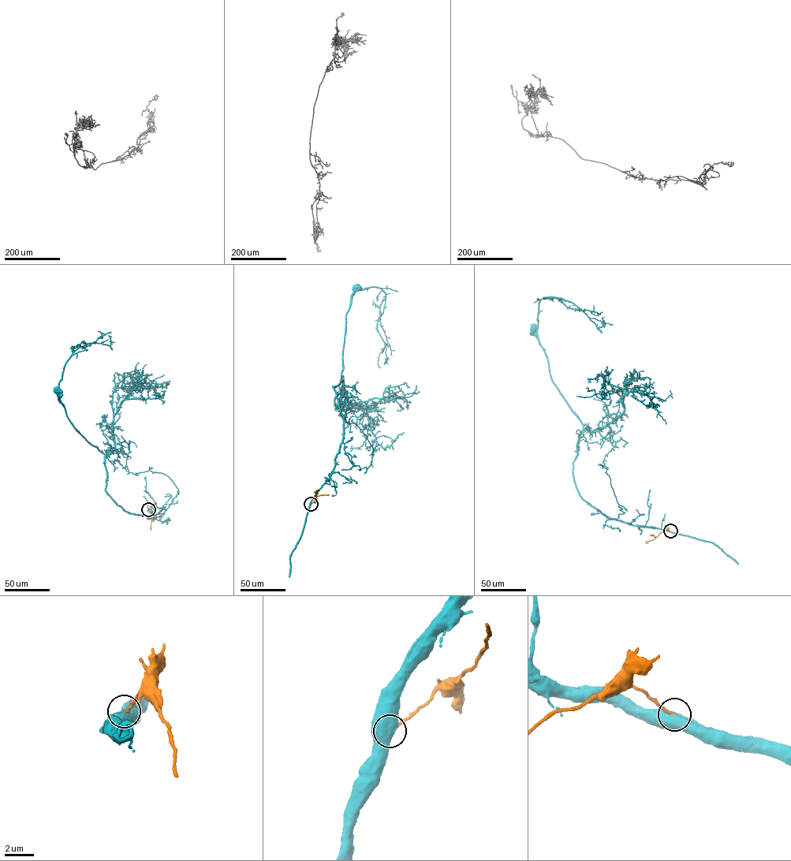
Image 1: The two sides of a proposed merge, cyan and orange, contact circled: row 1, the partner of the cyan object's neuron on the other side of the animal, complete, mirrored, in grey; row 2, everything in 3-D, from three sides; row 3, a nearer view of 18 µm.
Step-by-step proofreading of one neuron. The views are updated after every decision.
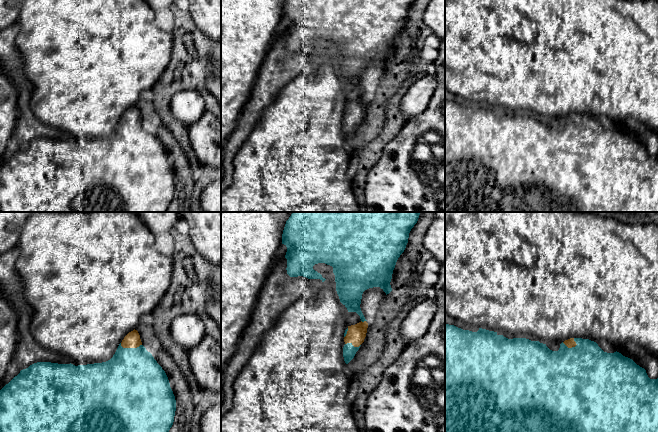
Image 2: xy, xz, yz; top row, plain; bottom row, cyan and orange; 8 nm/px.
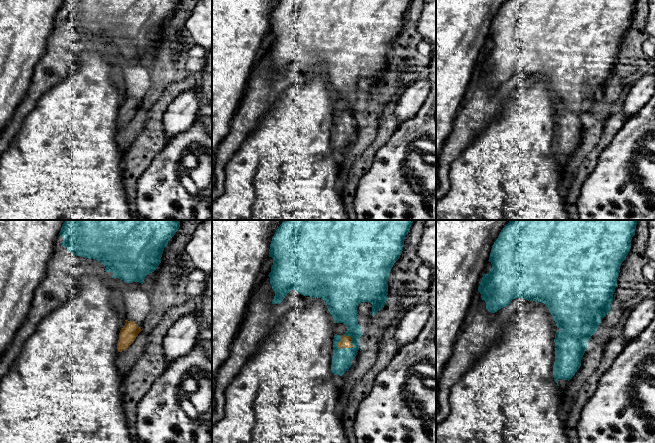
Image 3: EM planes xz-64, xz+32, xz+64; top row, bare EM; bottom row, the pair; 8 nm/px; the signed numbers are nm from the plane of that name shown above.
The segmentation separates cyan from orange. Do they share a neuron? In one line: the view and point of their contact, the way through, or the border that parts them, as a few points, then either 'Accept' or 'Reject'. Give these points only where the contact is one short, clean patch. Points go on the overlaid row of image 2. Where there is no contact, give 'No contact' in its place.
Touches cyan at xy (130, 348). Path across: xy (132, 379), (130, 348), (132, 340). Accept

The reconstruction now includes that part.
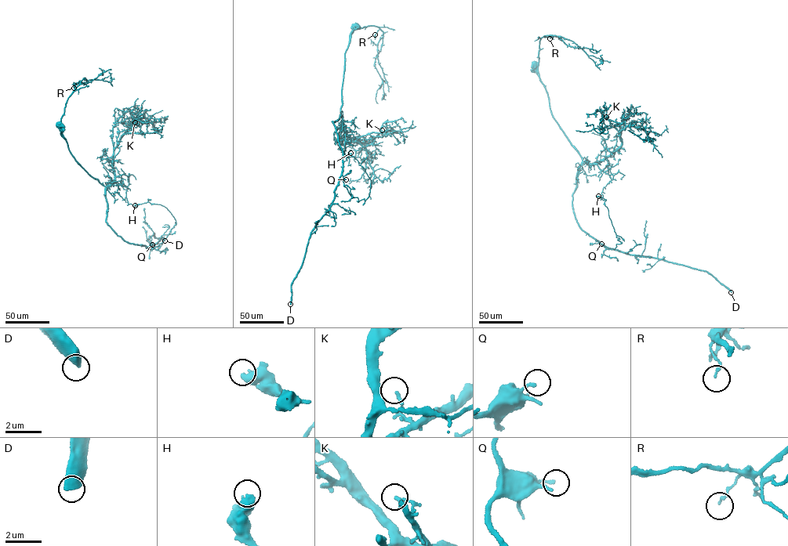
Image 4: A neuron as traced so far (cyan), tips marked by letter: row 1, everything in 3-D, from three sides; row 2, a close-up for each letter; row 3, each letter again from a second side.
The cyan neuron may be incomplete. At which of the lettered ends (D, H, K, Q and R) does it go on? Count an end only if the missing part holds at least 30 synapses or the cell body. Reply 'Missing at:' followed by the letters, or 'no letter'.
Missing at: D

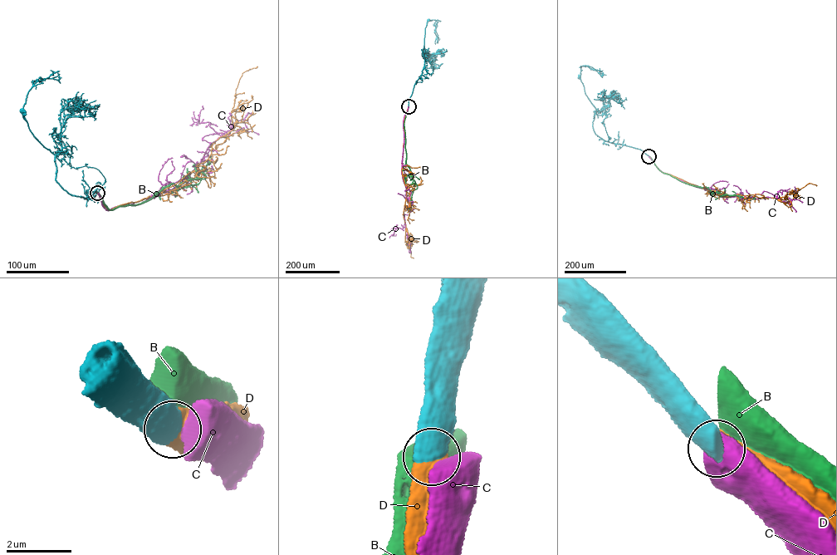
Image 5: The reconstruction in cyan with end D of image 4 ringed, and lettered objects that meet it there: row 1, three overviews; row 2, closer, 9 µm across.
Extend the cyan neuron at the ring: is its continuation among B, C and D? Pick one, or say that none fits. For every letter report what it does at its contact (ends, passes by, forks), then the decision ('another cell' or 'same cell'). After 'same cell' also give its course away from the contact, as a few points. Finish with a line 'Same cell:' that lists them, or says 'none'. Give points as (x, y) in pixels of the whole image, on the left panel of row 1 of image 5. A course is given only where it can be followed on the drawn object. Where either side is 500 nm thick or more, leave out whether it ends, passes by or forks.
B: another cell
C: another cell
D: same cell; it runs (97, 193), (111, 209), (185, 184), (208, 148), (228, 135), (240, 78), (257, 66)
Same cell: D

